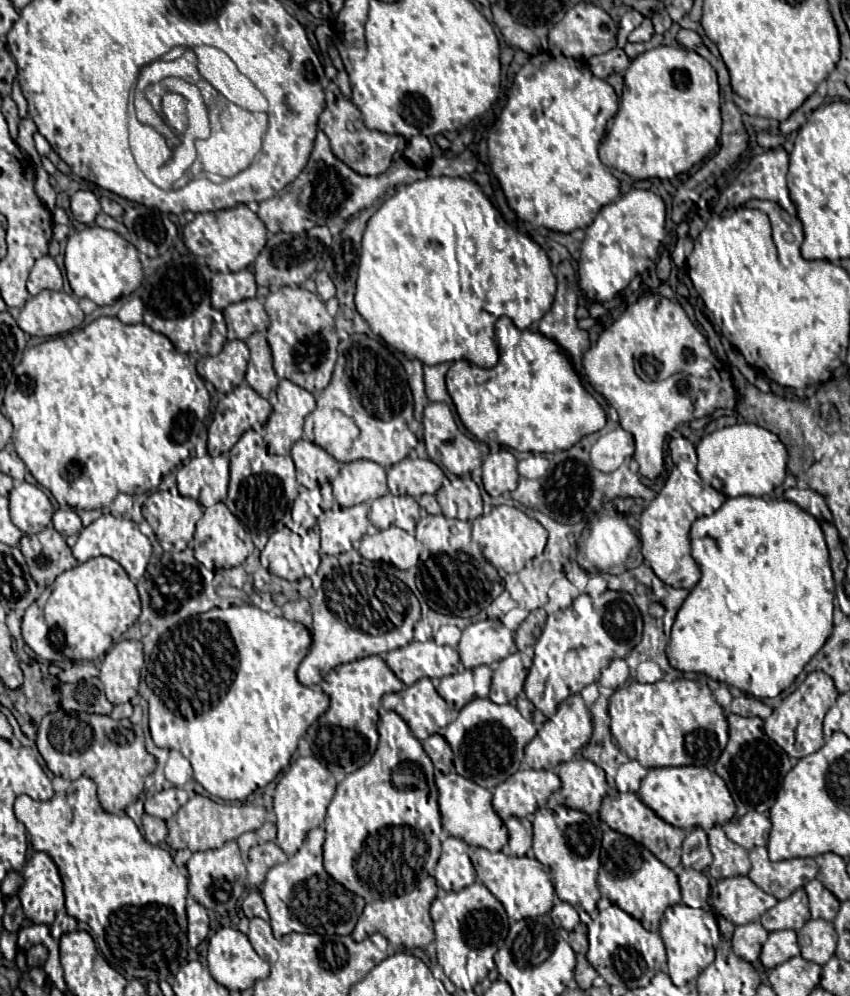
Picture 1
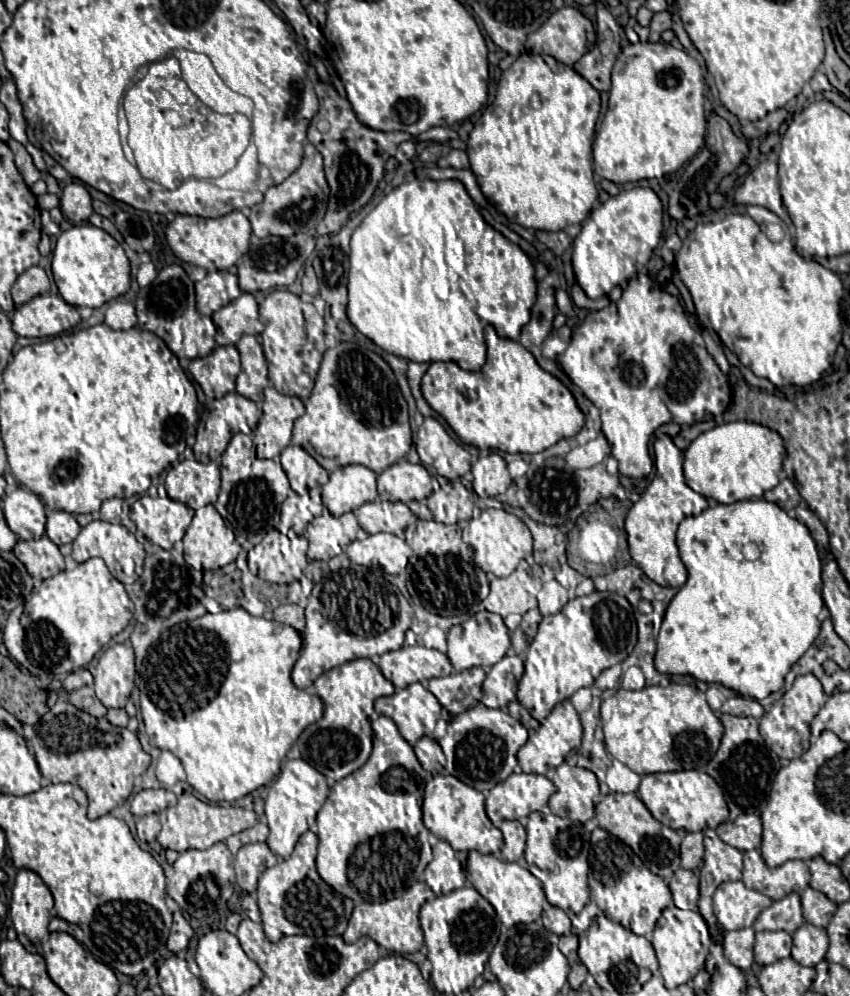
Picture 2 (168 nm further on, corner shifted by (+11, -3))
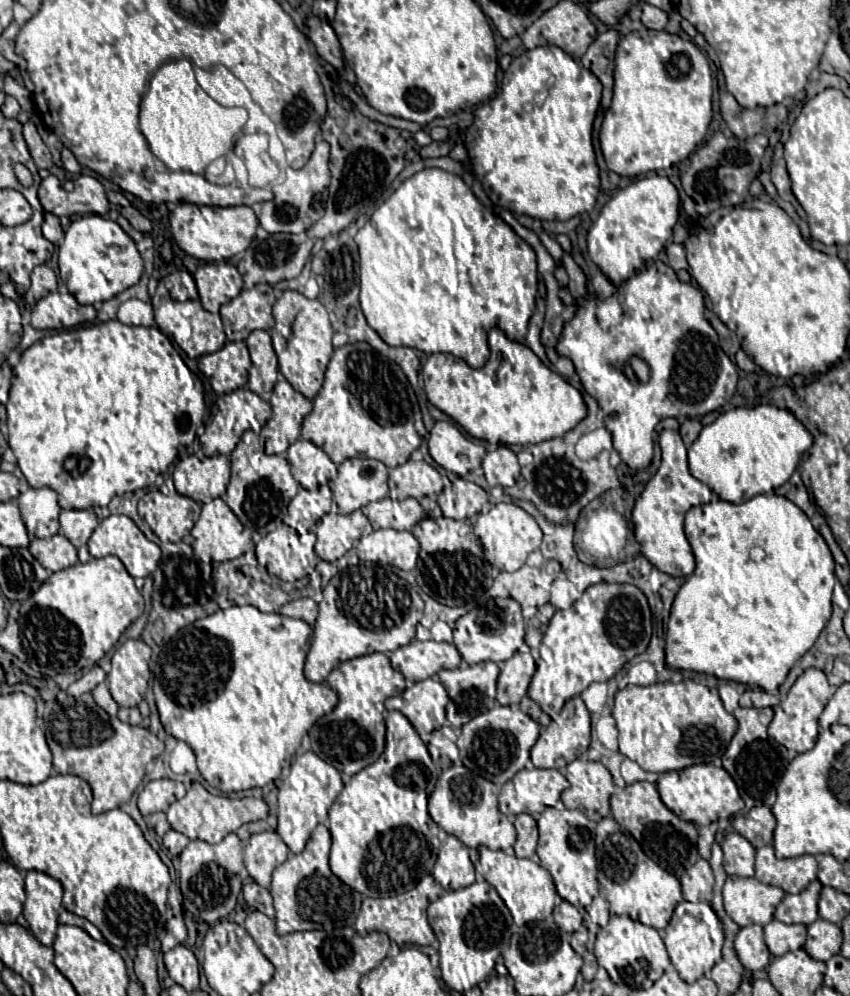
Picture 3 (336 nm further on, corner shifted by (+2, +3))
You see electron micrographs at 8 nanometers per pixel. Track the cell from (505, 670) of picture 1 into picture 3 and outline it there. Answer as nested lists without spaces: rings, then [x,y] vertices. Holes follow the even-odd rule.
[[[517,652],[513,658],[509,658],[499,674],[497,702],[503,706],[519,706],[521,698],[527,694],[533,674],[535,660],[530,652]]]

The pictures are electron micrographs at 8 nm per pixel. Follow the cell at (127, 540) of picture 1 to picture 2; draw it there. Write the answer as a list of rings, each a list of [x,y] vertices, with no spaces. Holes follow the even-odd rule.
[[[94,520],[88,526],[84,526],[78,538],[72,542],[72,558],[76,562],[86,562],[88,558],[94,558],[94,556],[102,558],[110,568],[110,572],[114,574],[114,578],[120,580],[122,584],[134,584],[144,564],[144,548],[134,538],[134,534],[126,526],[104,522],[104,520]]]

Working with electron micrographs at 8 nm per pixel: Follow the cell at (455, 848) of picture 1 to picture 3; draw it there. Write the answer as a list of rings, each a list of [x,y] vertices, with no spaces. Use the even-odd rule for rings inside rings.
[[[447,836],[441,844],[433,876],[445,890],[459,890],[475,882],[475,868],[469,860],[469,848],[455,836]]]

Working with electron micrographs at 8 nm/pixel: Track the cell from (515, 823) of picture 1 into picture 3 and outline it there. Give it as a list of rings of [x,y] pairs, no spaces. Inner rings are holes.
[[[529,814],[515,816],[517,828],[517,842],[515,842],[515,856],[517,858],[531,858],[537,848],[537,822]]]

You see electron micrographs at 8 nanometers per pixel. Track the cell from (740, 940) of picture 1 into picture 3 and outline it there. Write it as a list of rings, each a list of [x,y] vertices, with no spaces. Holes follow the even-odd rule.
[[[757,924],[745,926],[739,930],[735,938],[735,952],[741,964],[745,966],[745,970],[749,972],[763,970],[771,960],[771,954],[763,940],[763,928]]]

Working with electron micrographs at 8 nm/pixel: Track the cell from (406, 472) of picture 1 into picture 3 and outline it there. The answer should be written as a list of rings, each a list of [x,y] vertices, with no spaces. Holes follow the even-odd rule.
[[[407,460],[405,464],[389,472],[389,484],[393,482],[397,498],[417,498],[435,496],[444,488],[441,474],[427,462]]]

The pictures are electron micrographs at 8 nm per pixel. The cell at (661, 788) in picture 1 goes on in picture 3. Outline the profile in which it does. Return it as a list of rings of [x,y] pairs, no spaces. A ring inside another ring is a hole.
[[[695,764],[685,770],[665,772],[661,774],[657,788],[663,804],[669,810],[673,810],[681,820],[689,820],[697,826],[707,826],[711,822],[717,822],[719,818],[729,818],[745,806],[743,798],[739,796],[737,784],[729,776],[729,772],[713,764]]]

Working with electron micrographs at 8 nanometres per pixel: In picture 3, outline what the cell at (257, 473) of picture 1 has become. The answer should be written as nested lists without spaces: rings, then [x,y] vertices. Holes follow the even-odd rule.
[[[247,430],[241,436],[237,448],[231,452],[231,482],[225,494],[225,502],[235,512],[239,522],[249,530],[259,532],[261,536],[269,534],[283,522],[287,506],[297,490],[299,482],[291,476],[289,462],[283,456],[267,456],[261,438]]]

